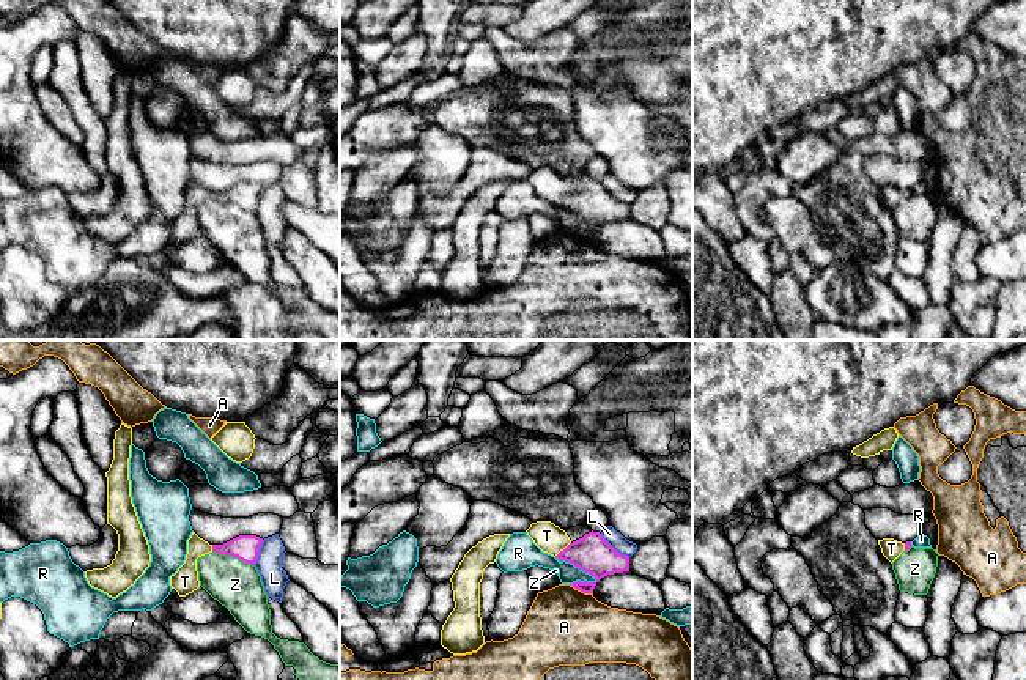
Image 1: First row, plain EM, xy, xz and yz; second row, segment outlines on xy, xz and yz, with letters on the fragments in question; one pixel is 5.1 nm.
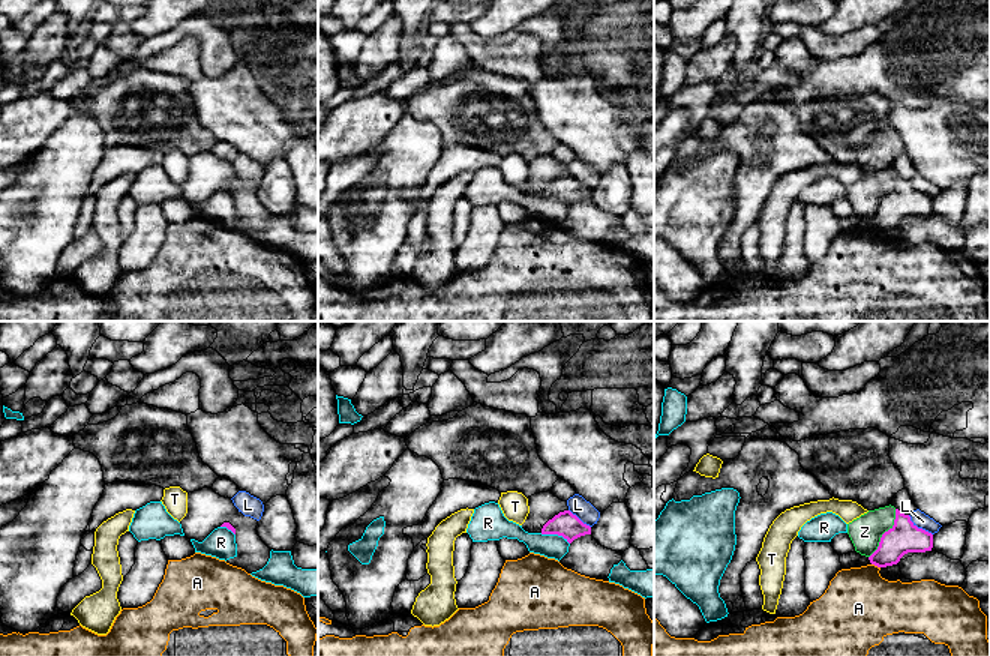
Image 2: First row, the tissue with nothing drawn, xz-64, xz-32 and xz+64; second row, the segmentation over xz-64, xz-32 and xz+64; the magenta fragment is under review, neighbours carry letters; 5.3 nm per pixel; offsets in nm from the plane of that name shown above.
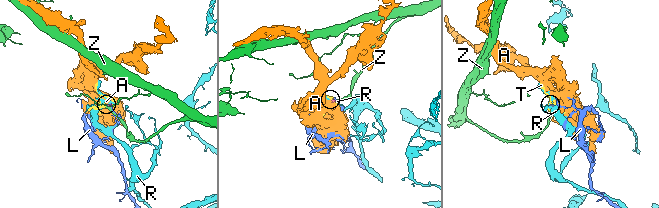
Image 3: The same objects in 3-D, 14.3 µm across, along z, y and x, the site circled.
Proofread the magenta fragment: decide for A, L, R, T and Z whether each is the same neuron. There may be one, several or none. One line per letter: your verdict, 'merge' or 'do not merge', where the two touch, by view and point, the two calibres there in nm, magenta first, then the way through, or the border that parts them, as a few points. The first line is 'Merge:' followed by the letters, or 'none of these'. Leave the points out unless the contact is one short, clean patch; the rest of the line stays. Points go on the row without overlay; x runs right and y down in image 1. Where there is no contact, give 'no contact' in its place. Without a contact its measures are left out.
Merge: T
A: do not merge; meets magenta in xz at (581, 238); 190 nm thick on the magenta side, 400 nm on the other; border along xz (568, 232), (592, 241)
L: do not merge; meets magenta in xz at (612, 195); 190 nm thick on the magenta side, 80 nm on the other; border along xz (600, 181), (628, 205)
R: do not merge; meets magenta in xz at (581, 216); 190 nm thick on the magenta side, 100 nm on the other; border along xz (564, 206), (587, 219), (597, 229)
T: merge; meets magenta in xz at (564, 197); 190 nm thick on the magenta side, 150 nm on the other; runs through xz (592, 202), (564, 197), (546, 183)
Z: do not merge; meets magenta in xy at (233, 203); 140 nm thick on the magenta side, 240 nm on the other; border along xy (213, 199), (236, 203), (254, 213)

